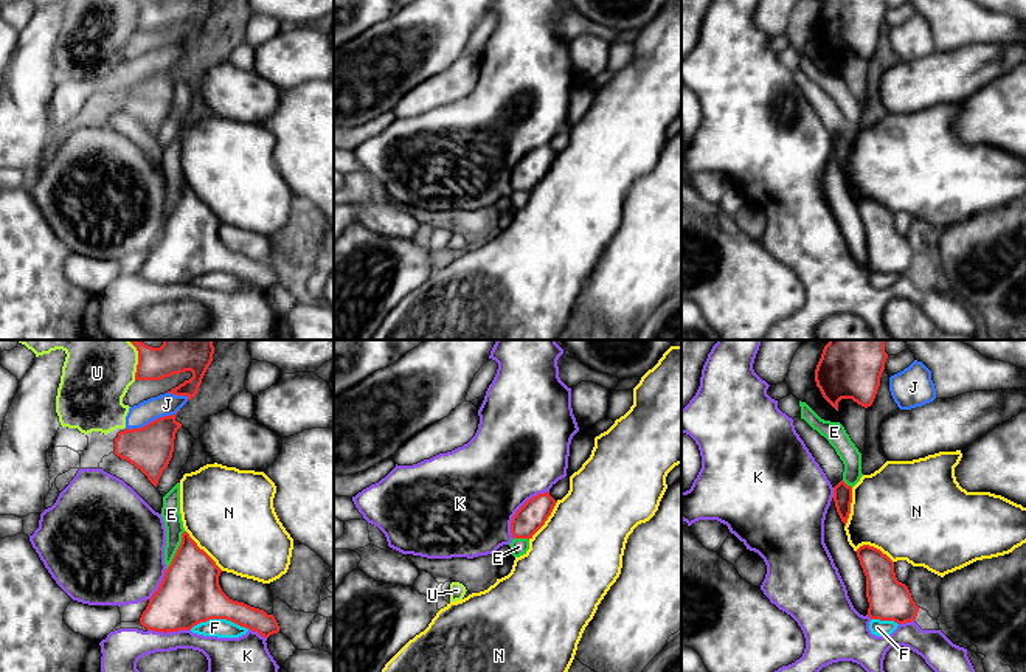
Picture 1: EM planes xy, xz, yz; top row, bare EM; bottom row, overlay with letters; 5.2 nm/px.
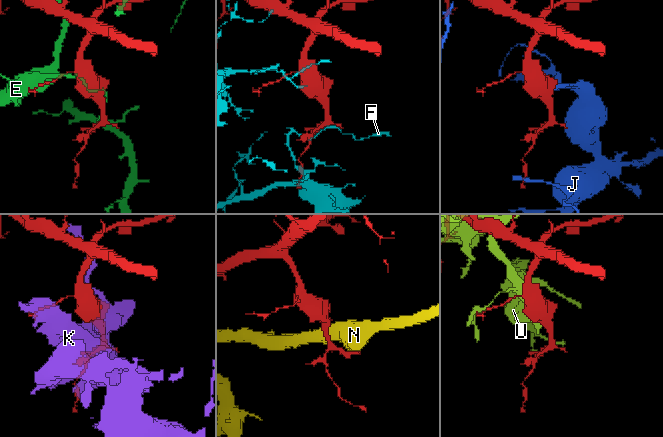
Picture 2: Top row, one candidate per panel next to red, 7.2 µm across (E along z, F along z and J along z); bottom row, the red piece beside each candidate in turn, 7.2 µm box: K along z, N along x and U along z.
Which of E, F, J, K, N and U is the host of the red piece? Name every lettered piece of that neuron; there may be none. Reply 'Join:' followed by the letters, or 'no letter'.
Join: N

